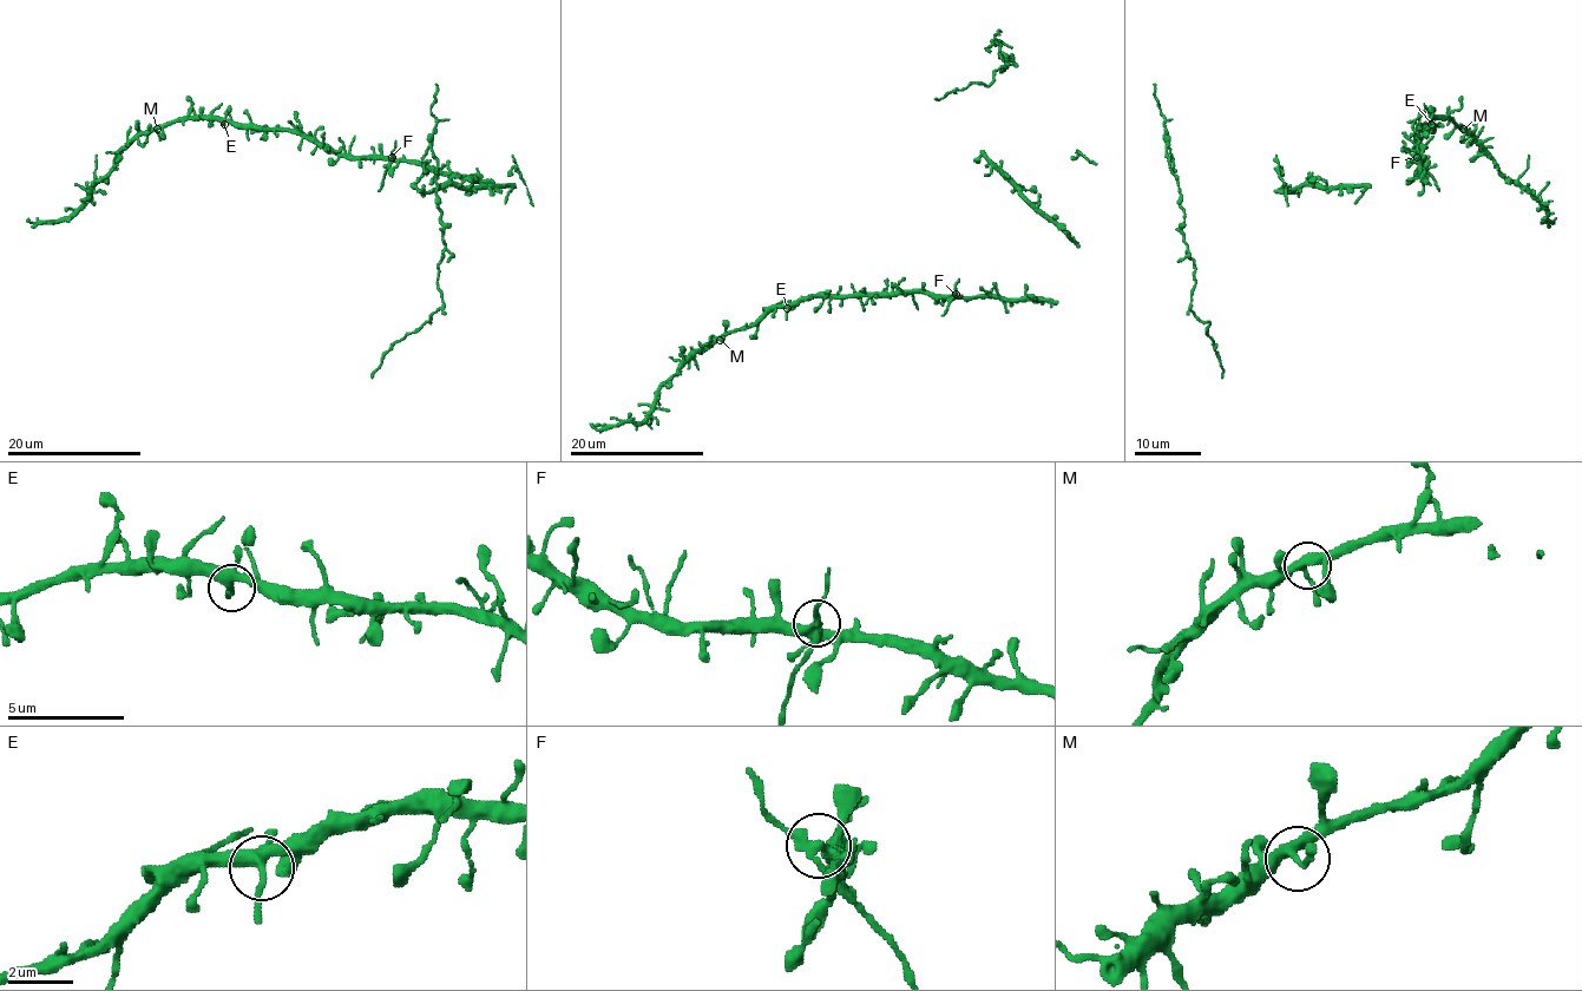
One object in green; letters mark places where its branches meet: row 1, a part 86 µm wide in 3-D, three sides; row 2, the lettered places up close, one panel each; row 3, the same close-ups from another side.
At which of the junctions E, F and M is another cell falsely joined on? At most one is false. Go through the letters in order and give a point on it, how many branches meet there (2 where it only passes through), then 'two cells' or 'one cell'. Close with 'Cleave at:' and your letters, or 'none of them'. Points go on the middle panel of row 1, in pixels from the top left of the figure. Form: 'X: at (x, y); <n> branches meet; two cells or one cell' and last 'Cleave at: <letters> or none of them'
E: at (787, 308); 4 branches meet; one cell
F: at (956, 294); 4 branches meet; two cells
M: at (720, 340); 4 branches meet; one cell
Cleave at: F

